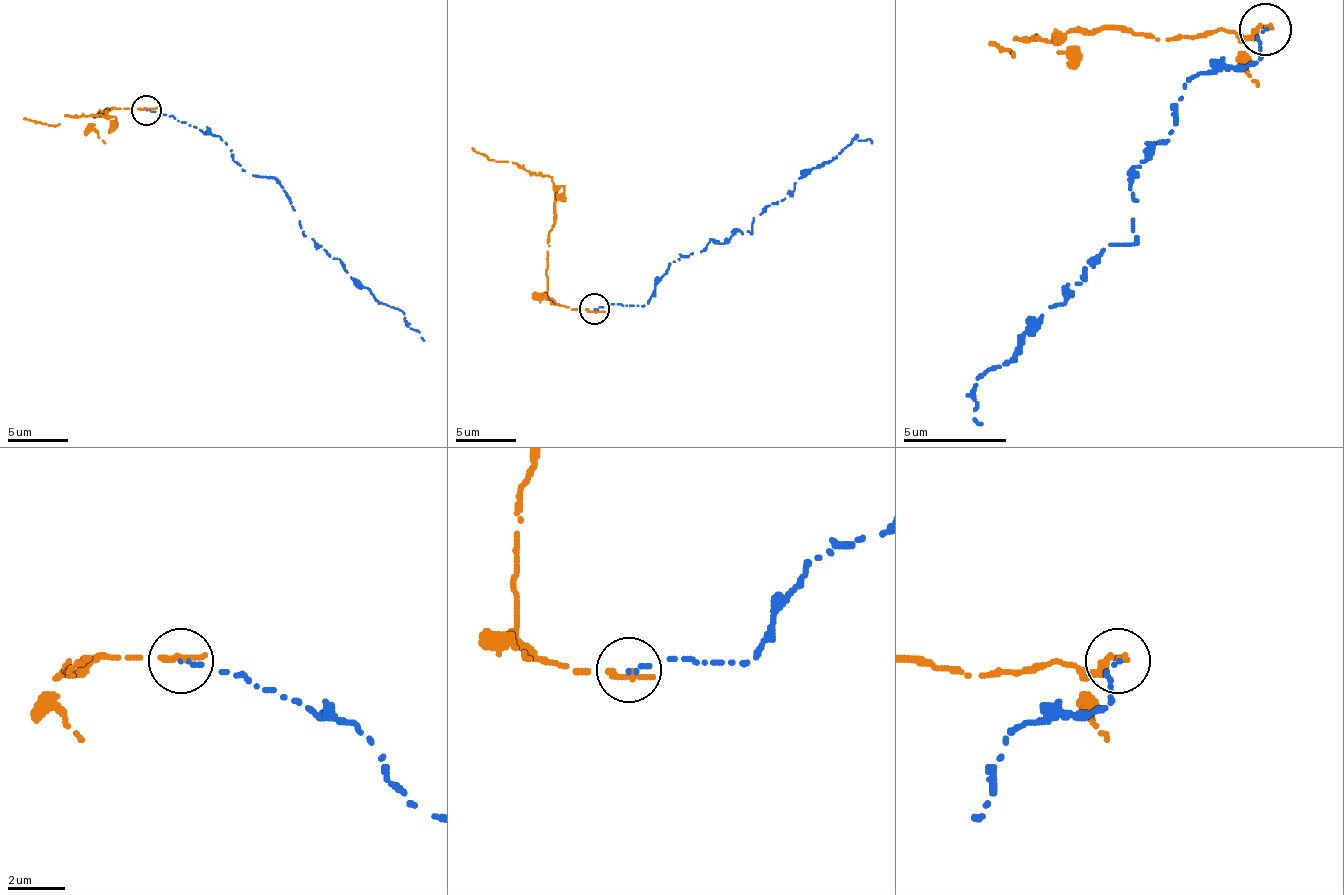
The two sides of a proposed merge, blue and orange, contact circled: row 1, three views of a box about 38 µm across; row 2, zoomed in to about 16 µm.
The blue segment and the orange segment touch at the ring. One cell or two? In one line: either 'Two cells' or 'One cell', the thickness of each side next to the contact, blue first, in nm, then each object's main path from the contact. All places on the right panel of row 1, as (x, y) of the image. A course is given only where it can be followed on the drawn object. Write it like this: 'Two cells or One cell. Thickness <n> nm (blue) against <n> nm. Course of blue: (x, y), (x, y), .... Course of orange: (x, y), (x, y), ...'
Two cells. Thickness 140 nm (blue) against 240 nm. Course of blue: (1266, 27), (1261, 59), (1194, 74), (1131, 183), (1136, 240), (1100, 251), (975, 381), (981, 422). Course of orange: (1266, 27), (1168, 38), (1095, 27), (1043, 38), (1012, 38), (1012, 53), (991, 43)

